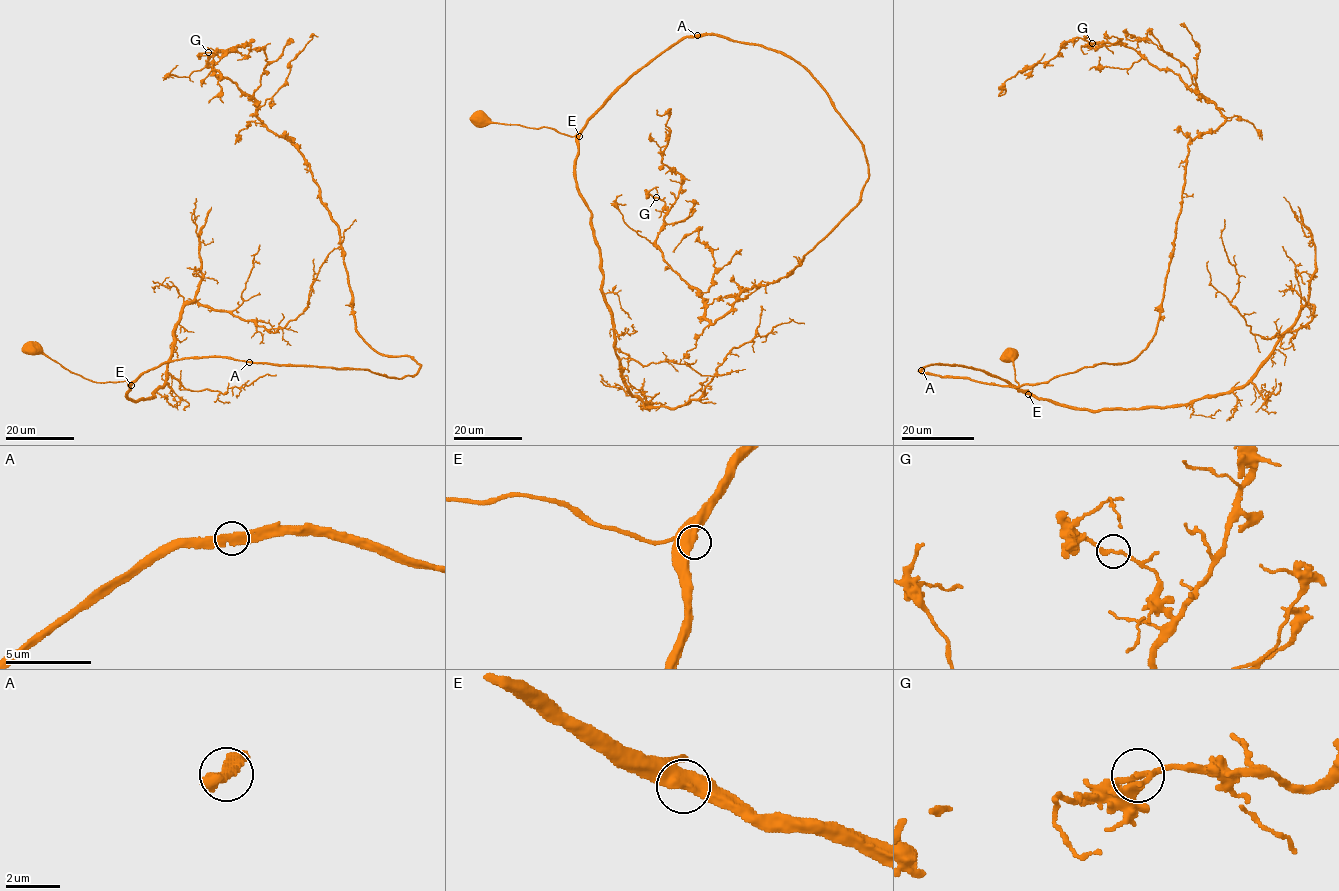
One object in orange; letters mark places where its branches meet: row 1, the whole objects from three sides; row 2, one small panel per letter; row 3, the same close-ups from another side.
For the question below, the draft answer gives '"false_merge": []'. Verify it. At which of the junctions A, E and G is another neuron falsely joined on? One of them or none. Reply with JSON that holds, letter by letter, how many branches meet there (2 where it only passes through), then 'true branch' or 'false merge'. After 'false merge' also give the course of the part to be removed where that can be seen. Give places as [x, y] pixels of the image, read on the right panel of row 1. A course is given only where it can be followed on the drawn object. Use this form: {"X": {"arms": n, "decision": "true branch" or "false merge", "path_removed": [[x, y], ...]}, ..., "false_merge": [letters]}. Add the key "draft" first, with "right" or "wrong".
{"draft": "right", "A": {"arms": 2, "decision": "true branch"}, "E": {"arms": 2, "decision": "true branch"}, "G": {"arms": 2, "decision": "true branch"}, "false_merge": []}

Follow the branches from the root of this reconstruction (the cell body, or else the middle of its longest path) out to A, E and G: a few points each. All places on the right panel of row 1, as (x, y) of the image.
A: (1009, 355), (1012, 360), (1018, 391), (1026, 391), (981, 370), (961, 365), (928, 365), (921, 370)
E: (1009, 355), (1012, 360), (1018, 391), (1028, 390), (1028, 394)
G: (1009, 355), (1026, 391), (920, 371), (1021, 386), (1146, 347), (1189, 143), (1225, 120), (1172, 71), (1092, 43)

